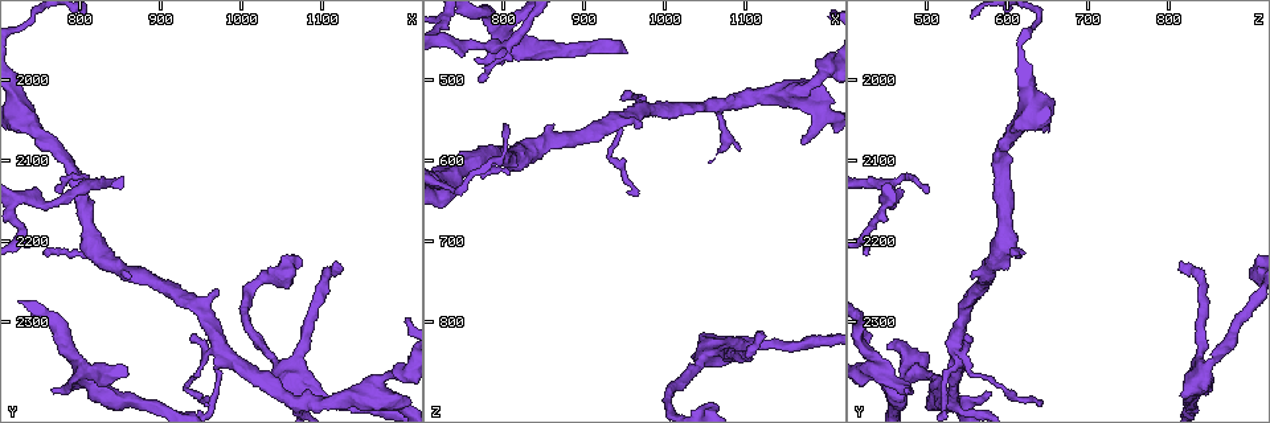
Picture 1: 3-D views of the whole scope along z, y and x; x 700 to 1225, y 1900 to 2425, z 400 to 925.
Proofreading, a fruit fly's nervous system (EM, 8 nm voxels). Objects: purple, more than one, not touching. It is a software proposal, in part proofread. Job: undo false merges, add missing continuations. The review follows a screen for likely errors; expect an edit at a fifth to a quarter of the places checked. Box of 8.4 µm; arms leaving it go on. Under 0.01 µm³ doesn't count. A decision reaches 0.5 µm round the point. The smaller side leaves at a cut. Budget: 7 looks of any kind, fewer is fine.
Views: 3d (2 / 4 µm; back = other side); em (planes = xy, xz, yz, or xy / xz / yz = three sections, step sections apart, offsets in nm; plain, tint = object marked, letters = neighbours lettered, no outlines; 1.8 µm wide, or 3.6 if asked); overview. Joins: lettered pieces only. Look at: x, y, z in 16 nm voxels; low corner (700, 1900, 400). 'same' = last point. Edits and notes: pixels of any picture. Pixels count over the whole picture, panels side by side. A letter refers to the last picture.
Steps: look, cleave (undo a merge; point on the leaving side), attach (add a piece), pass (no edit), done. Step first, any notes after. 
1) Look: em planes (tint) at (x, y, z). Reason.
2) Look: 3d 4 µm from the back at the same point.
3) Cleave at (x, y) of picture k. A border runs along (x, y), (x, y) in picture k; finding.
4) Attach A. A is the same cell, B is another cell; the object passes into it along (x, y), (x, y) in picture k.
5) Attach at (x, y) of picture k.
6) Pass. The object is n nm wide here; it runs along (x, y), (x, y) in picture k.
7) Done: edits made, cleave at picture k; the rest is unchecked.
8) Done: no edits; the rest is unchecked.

Look: 3d 4 µm at (800, 2355, 435). Sudden change in width.

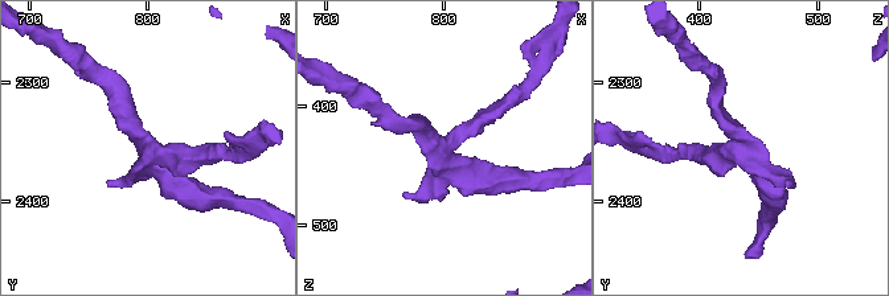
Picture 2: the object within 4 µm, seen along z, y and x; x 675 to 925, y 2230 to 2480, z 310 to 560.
Look: em xy step 8 (tint) at (798, 2356, 434). 4 arms meet here; need the tissue.

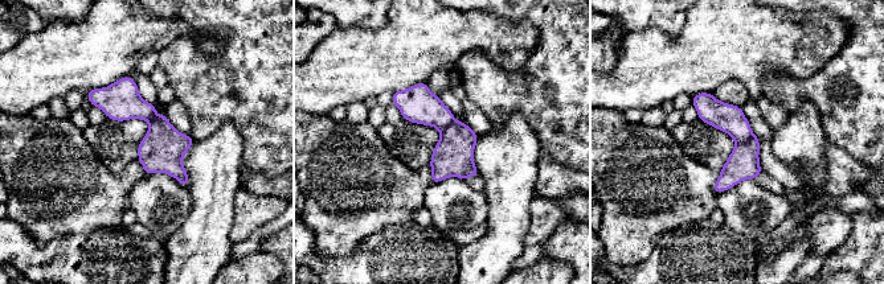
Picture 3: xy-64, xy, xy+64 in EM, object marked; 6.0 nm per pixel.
Look: em planes (letters) at the same point. Cut it another way.

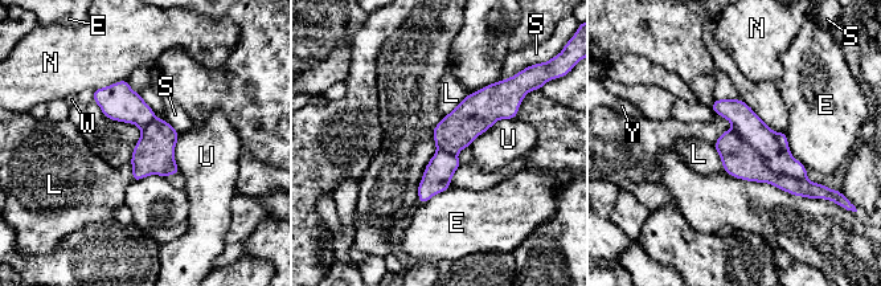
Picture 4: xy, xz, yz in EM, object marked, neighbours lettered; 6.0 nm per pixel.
Cleave at (740, 159) of picture 4. E, L, N, S, U, W and Y are other cells; a border runs along (733, 126), (771, 170), (806, 179) in picture 4; two cells meet here.

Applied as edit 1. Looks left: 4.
Look: overview. See it whole again.

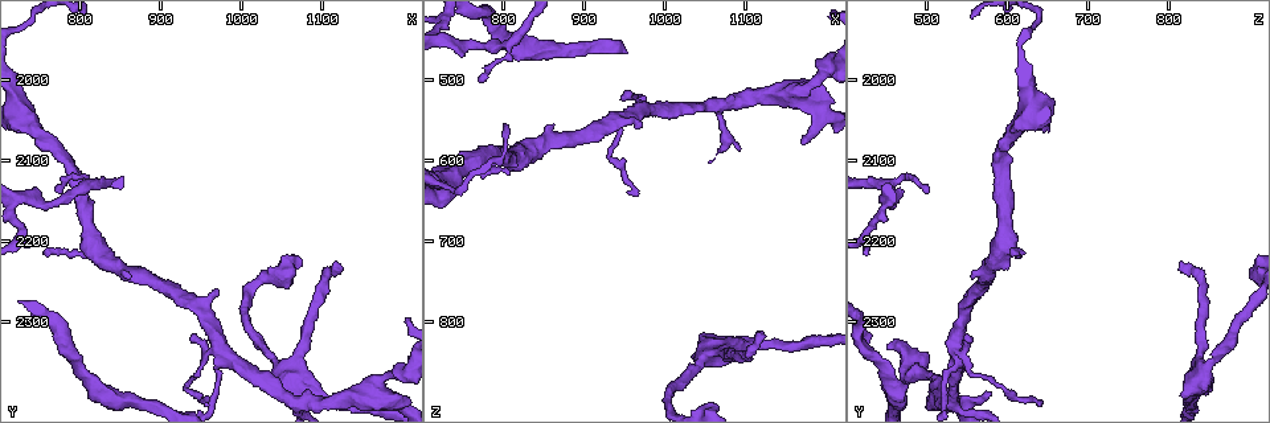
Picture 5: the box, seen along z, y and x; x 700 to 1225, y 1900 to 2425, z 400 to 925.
Look: em planes (letters) at (970, 2260, 555). Branch stops here.

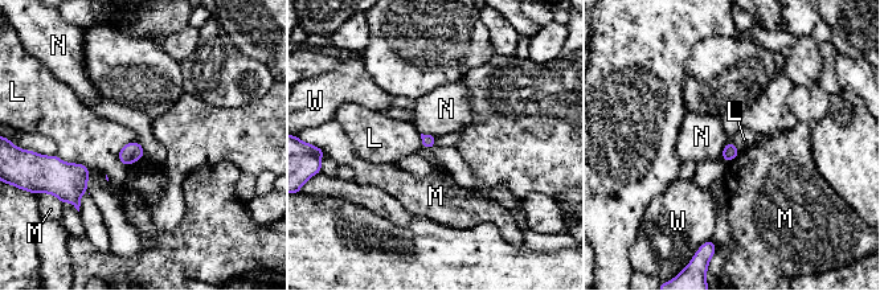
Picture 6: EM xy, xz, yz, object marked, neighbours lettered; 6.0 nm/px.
Pass. L, M, N and W are other cells; a border runs along (138, 140), (119, 151), (123, 166) in picture 6; no lettered piece goes on from it.

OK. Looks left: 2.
Done: edits made, cleave at picture 4; the rest is unchecked.

